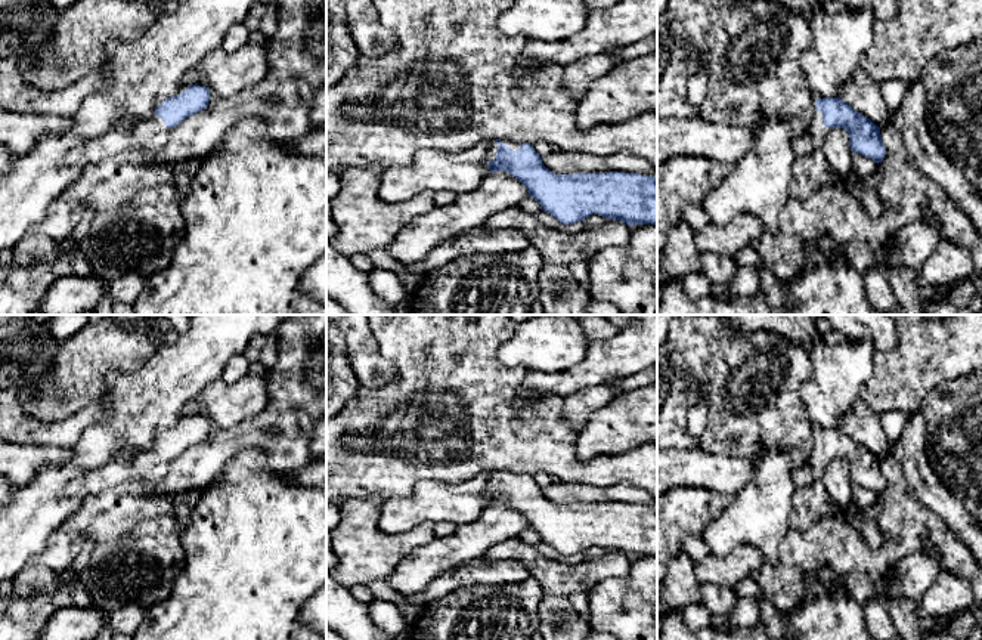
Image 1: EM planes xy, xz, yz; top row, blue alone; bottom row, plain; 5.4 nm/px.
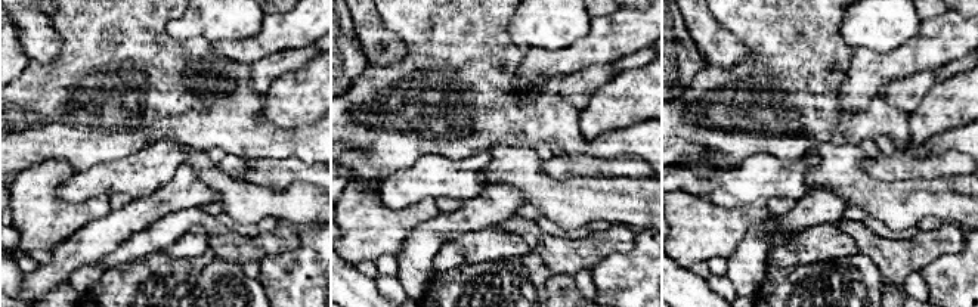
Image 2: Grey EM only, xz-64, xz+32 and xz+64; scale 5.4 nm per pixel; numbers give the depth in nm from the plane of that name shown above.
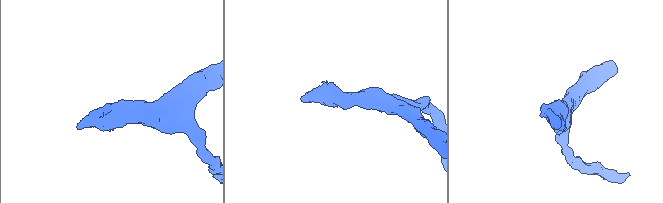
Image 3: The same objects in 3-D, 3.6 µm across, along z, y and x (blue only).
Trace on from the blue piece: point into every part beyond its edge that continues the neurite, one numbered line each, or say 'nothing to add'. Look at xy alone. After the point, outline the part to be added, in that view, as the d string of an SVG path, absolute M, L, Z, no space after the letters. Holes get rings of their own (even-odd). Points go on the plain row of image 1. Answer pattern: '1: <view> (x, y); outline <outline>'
1: xy (151, 466); outline M161 448L115 455L103 464L90 466L83 473L71 479L63 492L97 494L117 486L121 482L143 482L154 486L162 482L171 466L170 458L162 454Z

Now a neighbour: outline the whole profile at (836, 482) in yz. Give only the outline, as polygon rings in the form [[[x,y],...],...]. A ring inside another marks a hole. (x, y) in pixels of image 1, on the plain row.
[[[840,458],[831,460],[820,486],[839,507],[848,505],[852,501],[852,482],[849,477],[849,464]]]

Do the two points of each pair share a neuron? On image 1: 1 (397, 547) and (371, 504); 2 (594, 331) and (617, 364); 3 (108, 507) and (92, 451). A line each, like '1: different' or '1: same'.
1: same
2: different
3: different

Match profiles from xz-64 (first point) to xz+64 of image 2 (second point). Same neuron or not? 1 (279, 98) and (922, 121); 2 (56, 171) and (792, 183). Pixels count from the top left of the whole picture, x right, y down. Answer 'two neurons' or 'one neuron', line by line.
1: one neuron
2: two neurons

